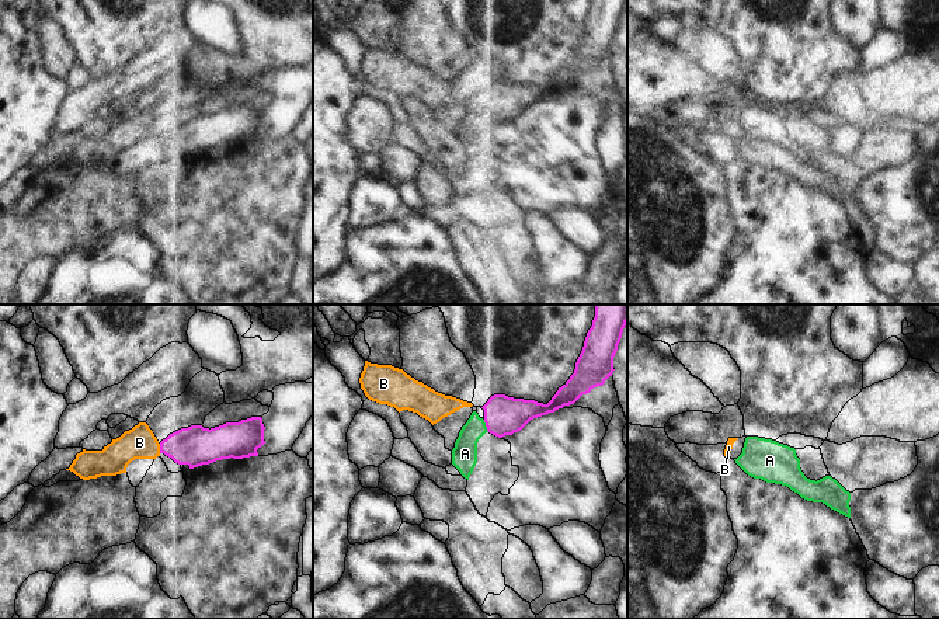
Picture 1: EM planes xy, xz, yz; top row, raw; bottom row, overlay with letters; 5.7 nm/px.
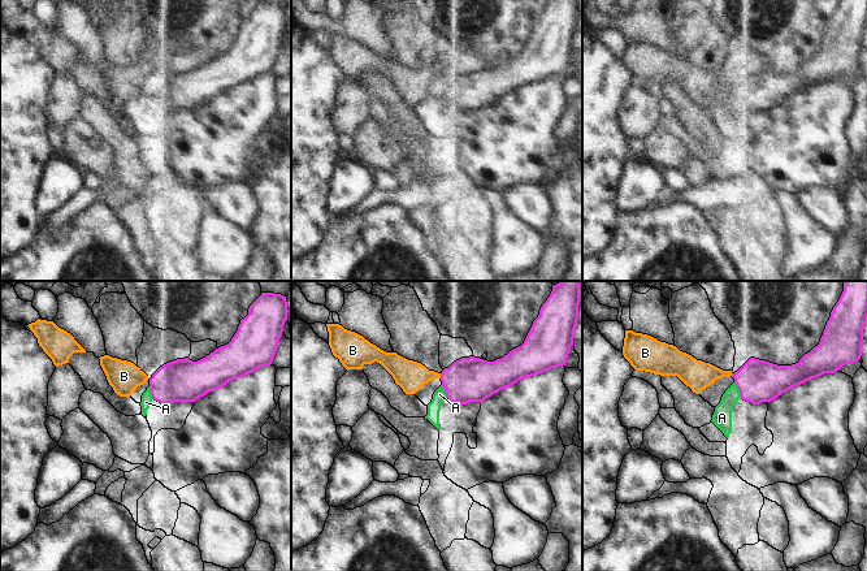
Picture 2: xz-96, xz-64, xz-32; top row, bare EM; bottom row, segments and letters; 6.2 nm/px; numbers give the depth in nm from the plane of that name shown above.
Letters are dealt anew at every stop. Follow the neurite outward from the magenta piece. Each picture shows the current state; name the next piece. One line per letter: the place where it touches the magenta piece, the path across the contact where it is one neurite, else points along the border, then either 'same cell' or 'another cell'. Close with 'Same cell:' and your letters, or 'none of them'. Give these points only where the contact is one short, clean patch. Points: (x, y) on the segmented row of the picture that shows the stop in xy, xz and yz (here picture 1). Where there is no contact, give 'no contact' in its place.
A: meets magenta in xz at (486, 426); runs through xz (503, 416), (486, 426), (466, 442), (465, 454); same cell
B: meets magenta in xy at (160, 448); border along xy (159, 444), (160, 452); another cell
Same cell: A

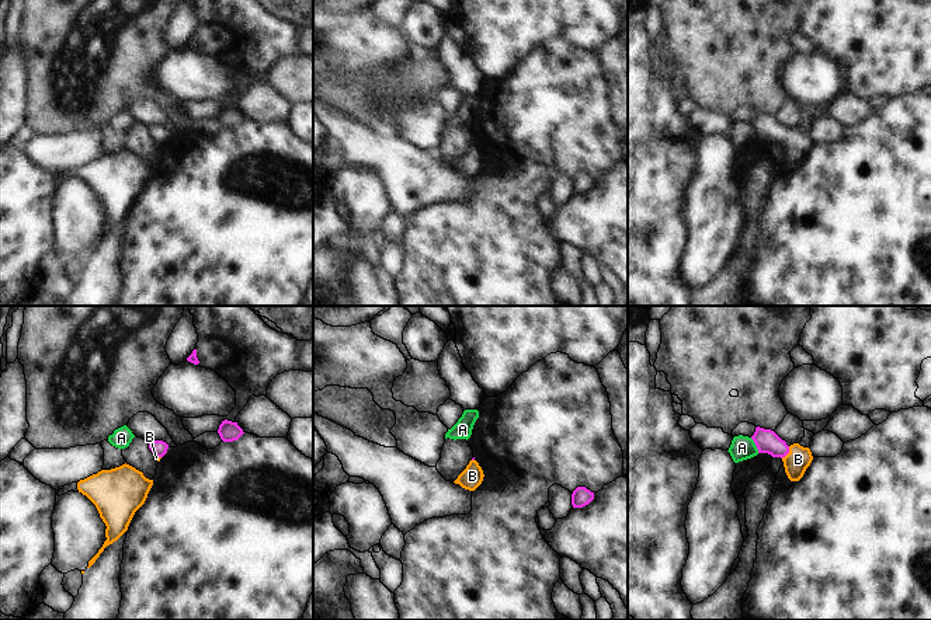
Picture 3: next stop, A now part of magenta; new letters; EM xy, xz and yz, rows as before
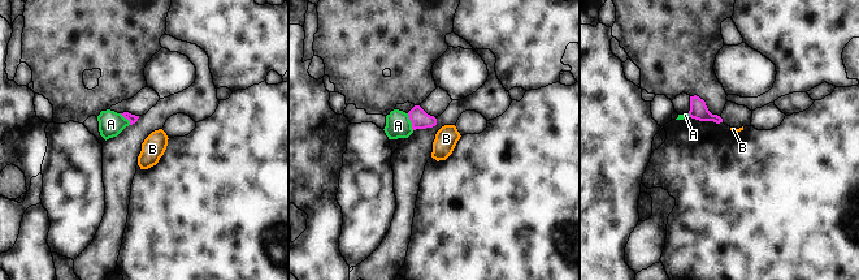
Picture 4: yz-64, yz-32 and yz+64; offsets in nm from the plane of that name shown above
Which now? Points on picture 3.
A: meets magenta in yz at (756, 445); border along yz (750, 438), (758, 452); another cell
B: meets magenta in yz at (787, 453); runs through yz (767, 441), (787, 453), (798, 459); same cell
Same cell: B

